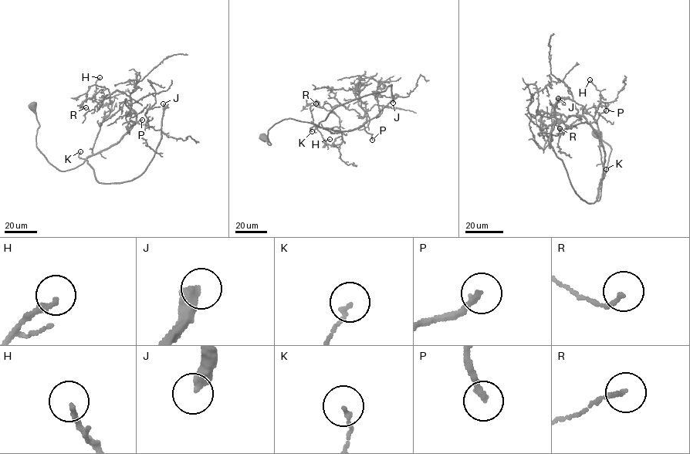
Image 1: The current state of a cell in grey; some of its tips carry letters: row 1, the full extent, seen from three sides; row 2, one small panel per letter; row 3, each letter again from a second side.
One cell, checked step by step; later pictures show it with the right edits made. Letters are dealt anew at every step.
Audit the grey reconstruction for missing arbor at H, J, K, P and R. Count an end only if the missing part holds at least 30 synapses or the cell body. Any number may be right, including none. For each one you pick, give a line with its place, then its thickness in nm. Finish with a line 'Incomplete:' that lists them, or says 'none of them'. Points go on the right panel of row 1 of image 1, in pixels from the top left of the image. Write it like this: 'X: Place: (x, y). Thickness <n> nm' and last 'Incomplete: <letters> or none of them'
J: Place: (558, 98). Thickness 480 nm
P: Place: (606, 110). Thickness 240 nm
Incomplete: J, P

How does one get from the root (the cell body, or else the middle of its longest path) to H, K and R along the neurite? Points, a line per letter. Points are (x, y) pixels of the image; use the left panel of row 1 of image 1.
H: (32, 106), (38, 150), (59, 170), (74, 168), (92, 154), (111, 111), (112, 103), (95, 99), (99, 77)
K: (32, 106), (39, 124), (36, 147), (49, 162), (62, 171), (74, 168), (85, 160), (78, 157), (80, 151)
R: (32, 106), (39, 124), (36, 147), (62, 171), (92, 154), (112, 103), (89, 98), (79, 107), (86, 107)

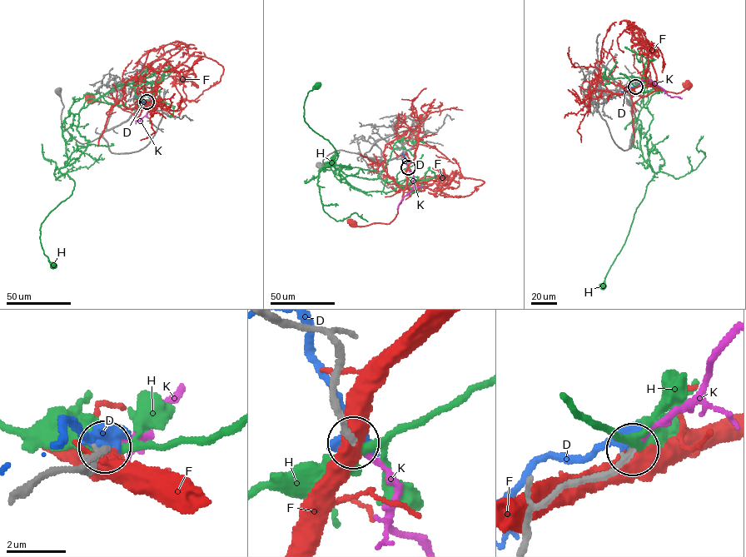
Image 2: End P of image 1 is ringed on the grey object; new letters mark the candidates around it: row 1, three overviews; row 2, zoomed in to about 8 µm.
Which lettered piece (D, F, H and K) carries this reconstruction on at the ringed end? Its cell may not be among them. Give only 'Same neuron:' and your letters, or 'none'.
Same neuron: K

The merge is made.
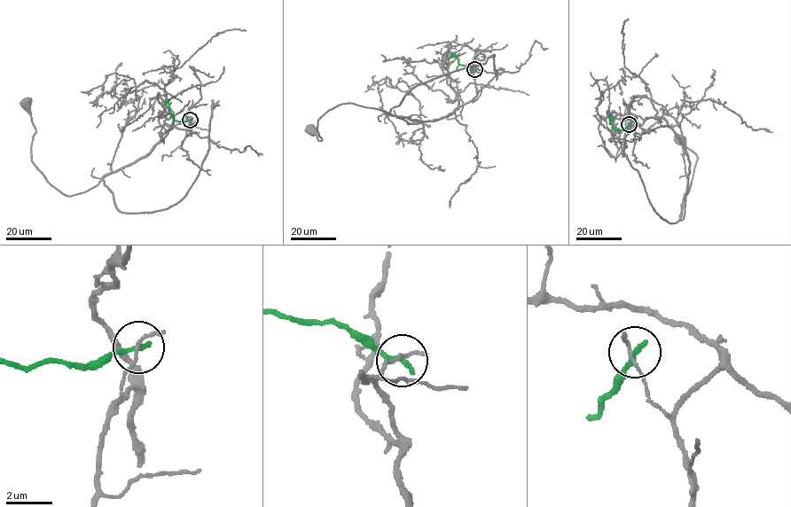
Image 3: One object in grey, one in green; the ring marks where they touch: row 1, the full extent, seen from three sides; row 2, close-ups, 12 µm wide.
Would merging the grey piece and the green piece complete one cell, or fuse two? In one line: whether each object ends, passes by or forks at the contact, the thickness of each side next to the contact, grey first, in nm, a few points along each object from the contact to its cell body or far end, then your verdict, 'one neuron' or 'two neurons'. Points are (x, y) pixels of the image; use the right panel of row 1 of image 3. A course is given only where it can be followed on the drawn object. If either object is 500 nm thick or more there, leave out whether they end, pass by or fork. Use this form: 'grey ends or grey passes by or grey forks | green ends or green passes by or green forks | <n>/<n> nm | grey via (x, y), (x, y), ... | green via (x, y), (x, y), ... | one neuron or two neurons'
grey passes by | green ends | 120/260 nm | grey via (629, 123), (647, 131), (669, 126), (679, 139), (690, 161), (682, 220), (697, 155), (679, 140) | green via (629, 123), (624, 130), (614, 129), (609, 120), (612, 118) | two neurons

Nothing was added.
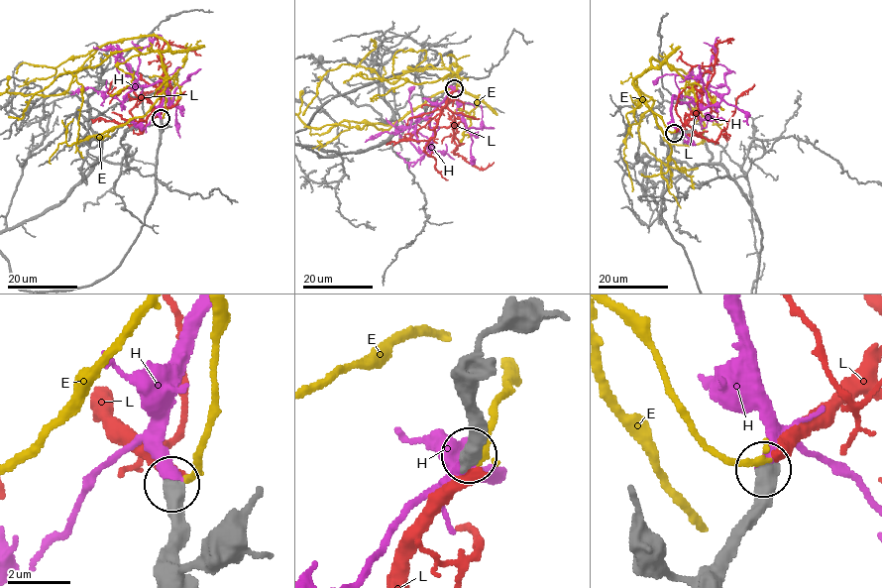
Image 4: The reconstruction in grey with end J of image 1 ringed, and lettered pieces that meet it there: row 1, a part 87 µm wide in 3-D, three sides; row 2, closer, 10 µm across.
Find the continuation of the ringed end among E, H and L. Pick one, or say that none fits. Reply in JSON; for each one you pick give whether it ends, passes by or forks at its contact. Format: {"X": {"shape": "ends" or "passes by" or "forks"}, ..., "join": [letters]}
{"H": {"shape": "ends"}, "join": ["H"]}

